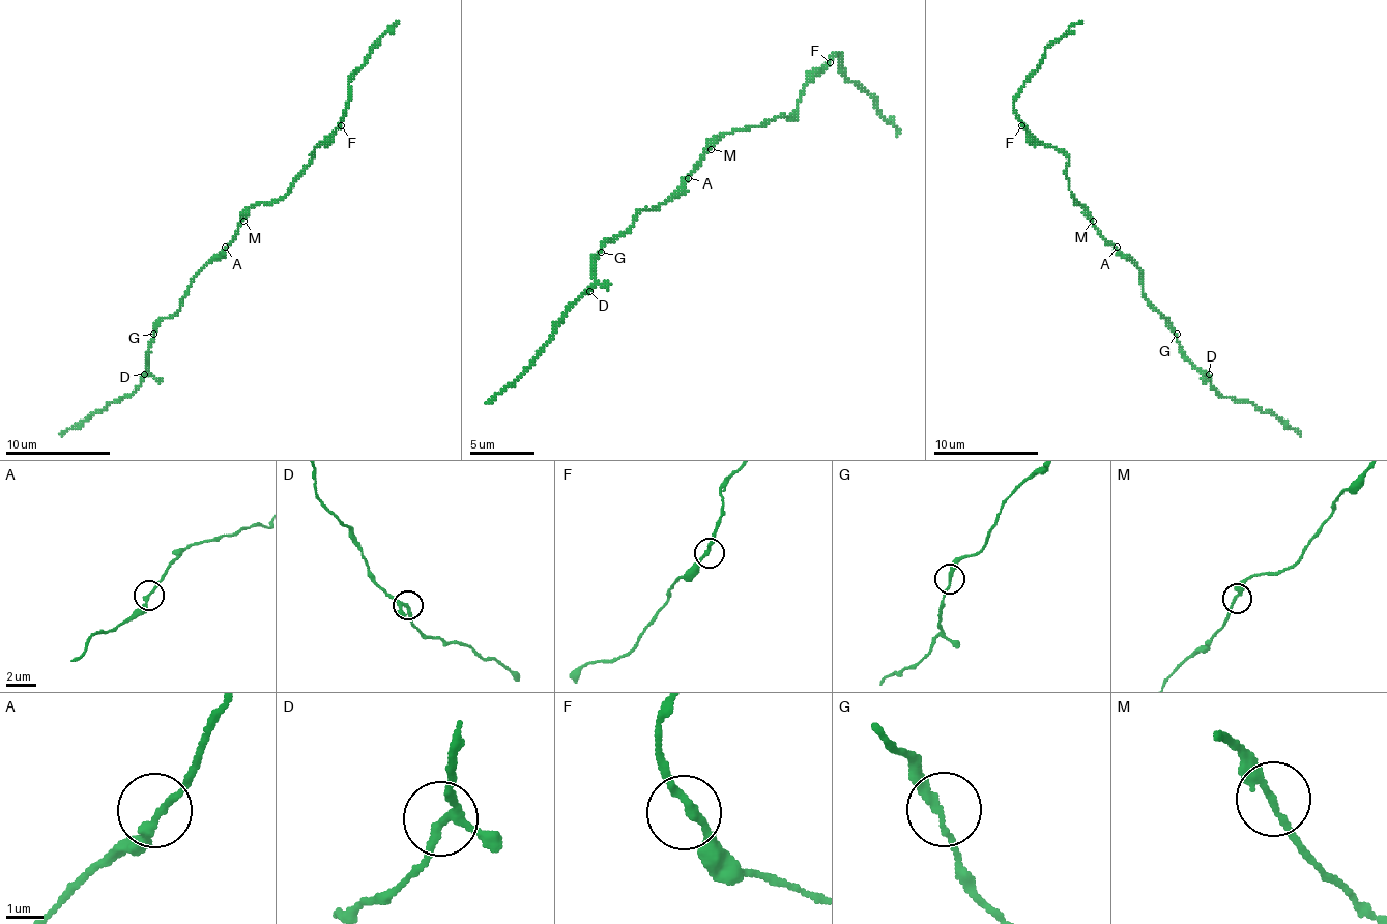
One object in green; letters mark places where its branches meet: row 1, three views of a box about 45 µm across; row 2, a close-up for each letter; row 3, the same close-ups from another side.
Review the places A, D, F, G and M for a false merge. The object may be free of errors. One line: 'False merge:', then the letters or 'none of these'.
False merge: none of these

